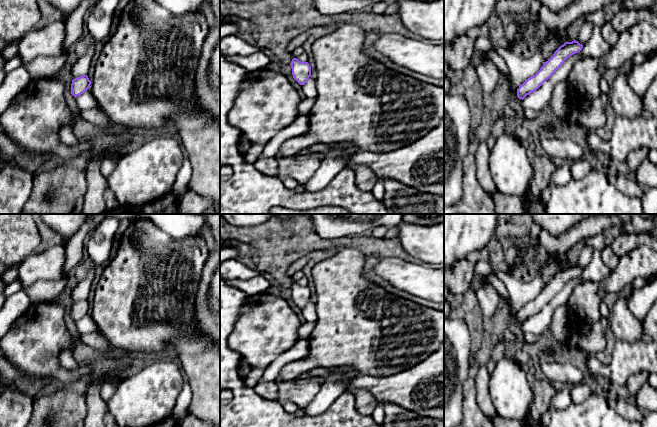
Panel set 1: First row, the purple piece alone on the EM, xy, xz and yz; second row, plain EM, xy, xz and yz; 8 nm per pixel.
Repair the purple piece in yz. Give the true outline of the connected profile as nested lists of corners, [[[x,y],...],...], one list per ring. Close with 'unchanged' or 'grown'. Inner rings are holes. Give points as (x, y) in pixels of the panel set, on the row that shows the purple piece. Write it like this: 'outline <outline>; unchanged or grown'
outline [[[578,41],[565,42],[553,54],[553,56],[546,62],[540,70],[530,78],[528,78],[517,89],[517,97],[524,99],[530,93],[535,92],[546,80],[548,80],[555,71],[564,63],[564,61],[575,53],[582,50],[583,45]]]; unchanged

